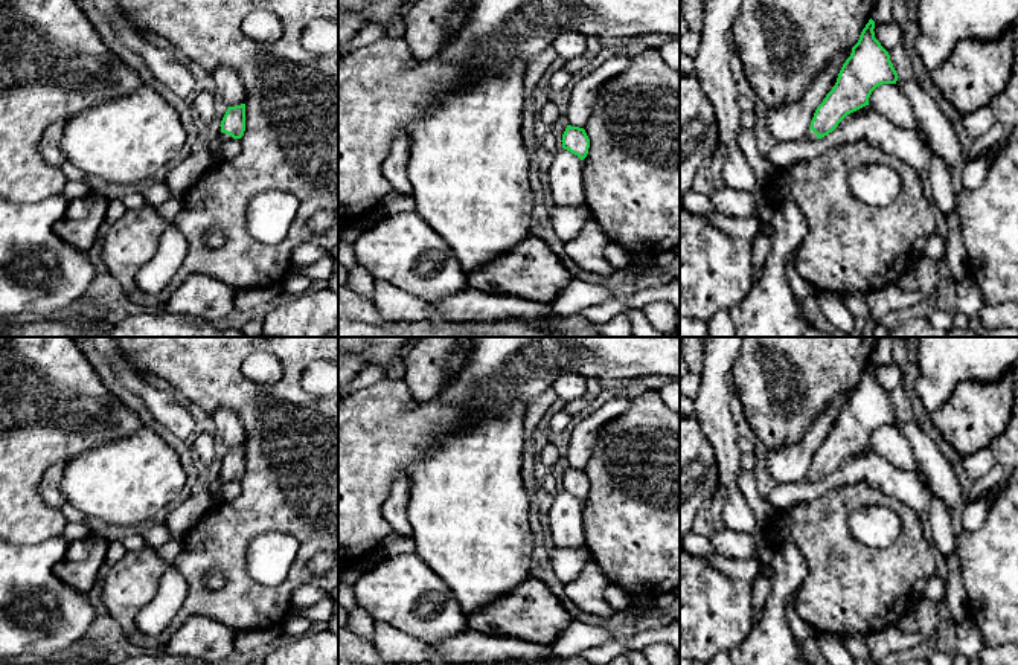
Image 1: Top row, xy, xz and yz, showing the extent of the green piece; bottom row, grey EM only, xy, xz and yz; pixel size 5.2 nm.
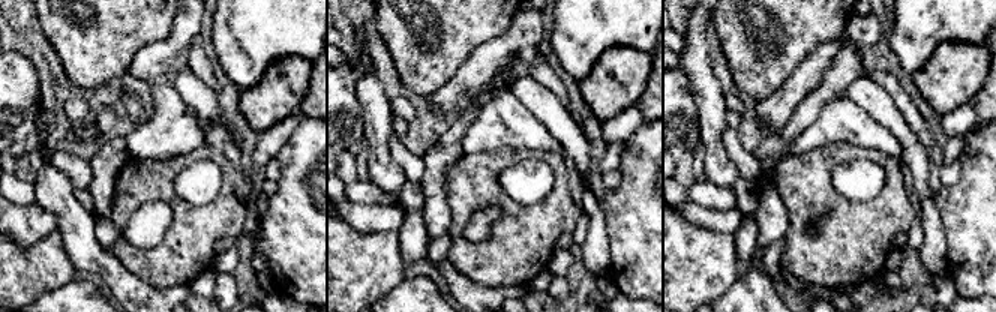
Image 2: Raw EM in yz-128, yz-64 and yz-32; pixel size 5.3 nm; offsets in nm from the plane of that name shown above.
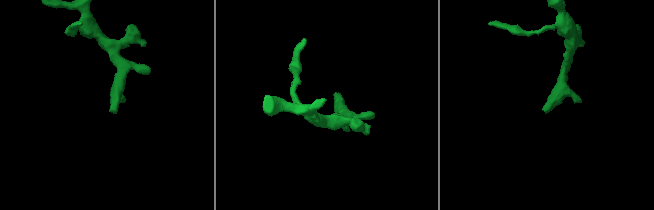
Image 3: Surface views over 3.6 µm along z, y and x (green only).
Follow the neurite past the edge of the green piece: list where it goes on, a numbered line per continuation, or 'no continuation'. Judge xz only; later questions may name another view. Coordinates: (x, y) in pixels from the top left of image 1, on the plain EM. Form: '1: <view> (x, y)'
no continuation

